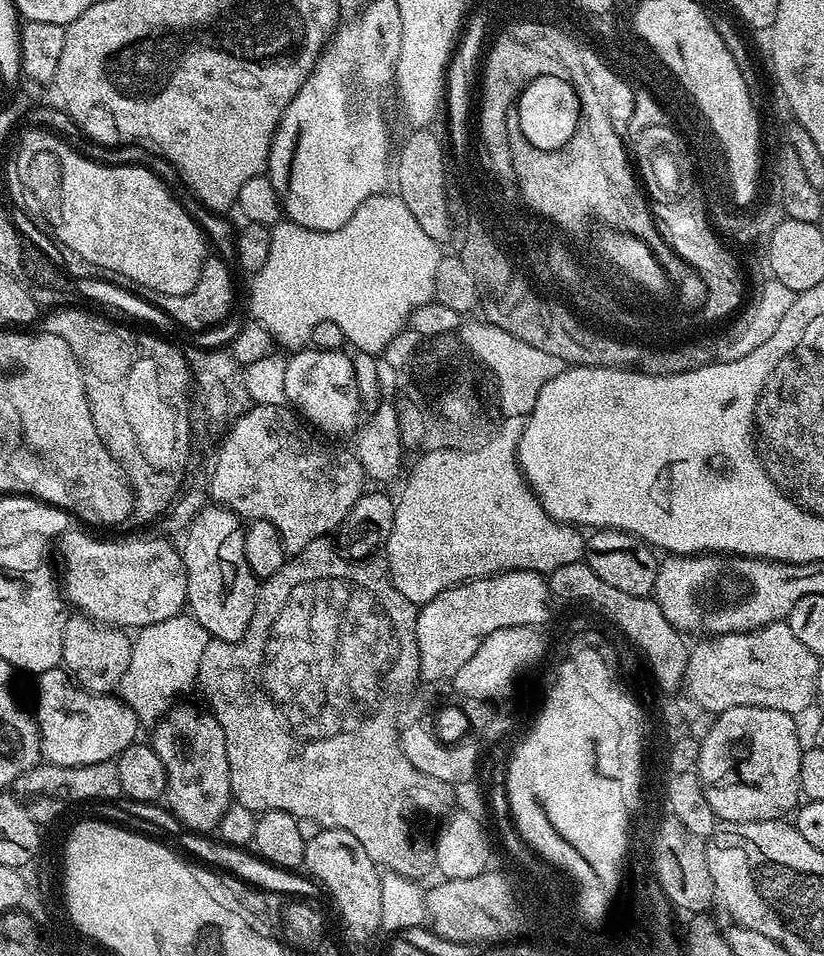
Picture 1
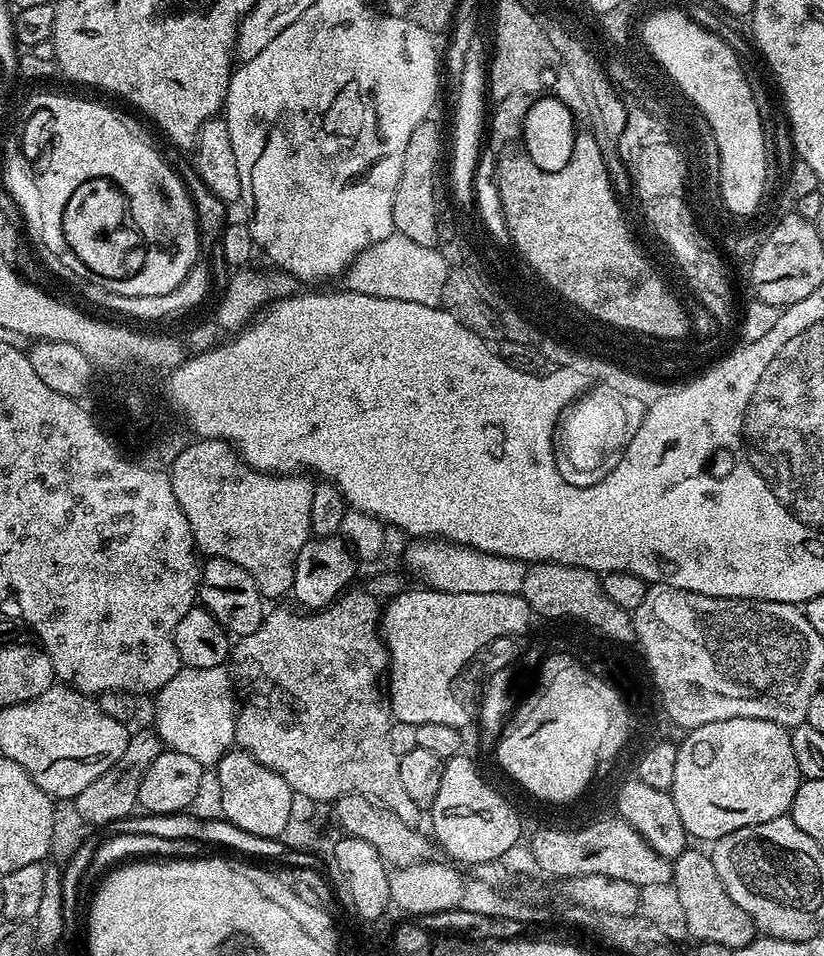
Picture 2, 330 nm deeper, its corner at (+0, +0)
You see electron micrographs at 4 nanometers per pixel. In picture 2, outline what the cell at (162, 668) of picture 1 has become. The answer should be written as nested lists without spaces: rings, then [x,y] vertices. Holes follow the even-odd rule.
[[[227,667],[185,668],[155,693],[154,731],[165,749],[187,754],[199,764],[215,766],[233,747],[236,739],[238,696],[232,693],[234,680]]]

